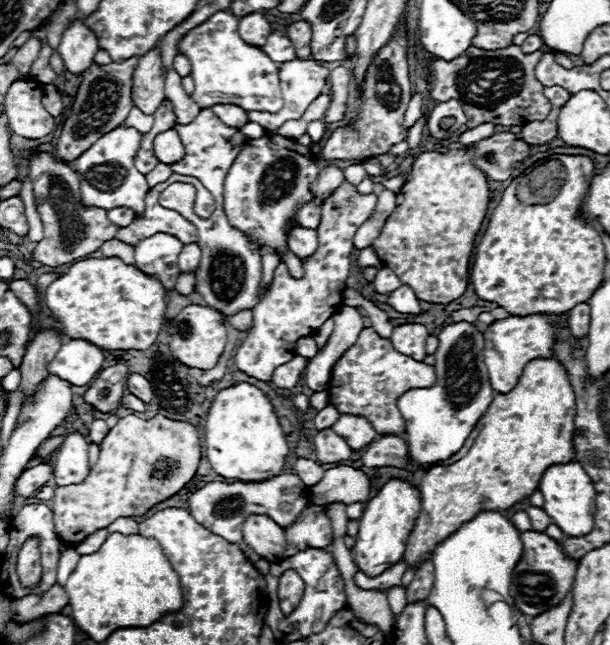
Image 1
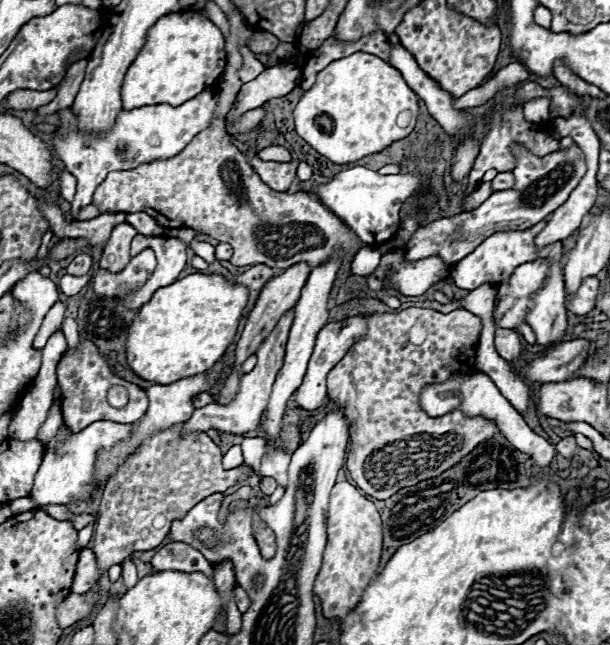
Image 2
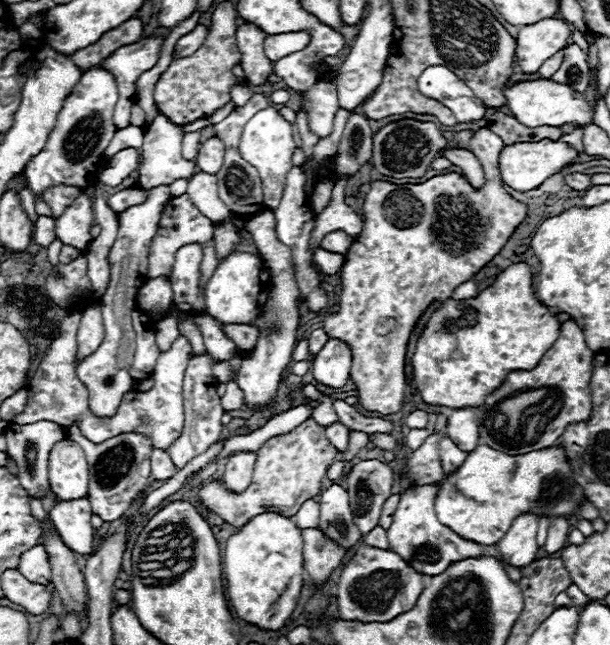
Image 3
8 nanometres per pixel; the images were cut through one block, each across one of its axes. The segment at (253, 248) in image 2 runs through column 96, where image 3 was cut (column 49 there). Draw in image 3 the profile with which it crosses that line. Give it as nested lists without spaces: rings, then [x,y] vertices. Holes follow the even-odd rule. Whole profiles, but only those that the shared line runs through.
[[[58,184],[58,186],[46,188],[42,194],[42,200],[50,206],[52,216],[58,218],[74,202],[74,196],[78,196],[78,192],[80,192],[80,188],[76,188],[76,186]]]

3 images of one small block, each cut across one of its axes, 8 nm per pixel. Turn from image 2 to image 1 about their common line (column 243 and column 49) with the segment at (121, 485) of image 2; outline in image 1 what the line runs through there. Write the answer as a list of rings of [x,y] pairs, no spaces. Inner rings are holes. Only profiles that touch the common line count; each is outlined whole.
[[[38,464],[34,468],[26,468],[16,480],[16,494],[22,498],[30,498],[48,480],[52,480],[52,466],[50,464]]]

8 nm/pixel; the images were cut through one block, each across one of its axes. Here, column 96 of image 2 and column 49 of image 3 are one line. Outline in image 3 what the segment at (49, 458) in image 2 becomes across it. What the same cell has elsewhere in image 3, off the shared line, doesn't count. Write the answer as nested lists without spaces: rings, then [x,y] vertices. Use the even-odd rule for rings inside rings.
[[[40,420],[40,422],[24,424],[24,426],[8,424],[4,436],[6,436],[6,442],[8,442],[8,454],[18,464],[18,472],[20,472],[18,474],[18,480],[20,480],[22,488],[30,496],[38,496],[38,498],[44,496],[50,490],[50,484],[48,484],[48,456],[50,456],[50,448],[58,440],[64,440],[66,438],[66,432],[58,424],[54,424],[54,422]]]

